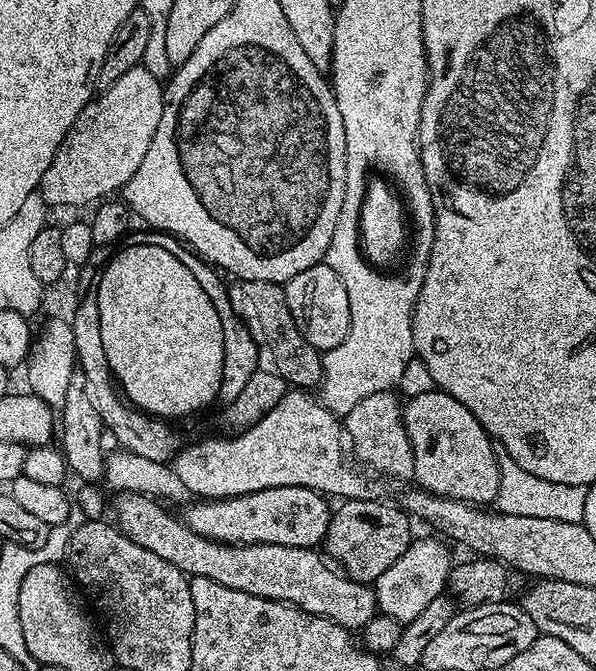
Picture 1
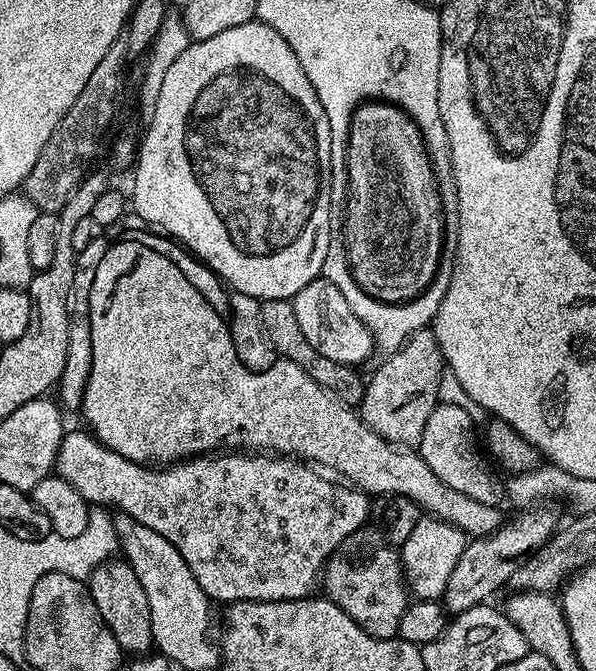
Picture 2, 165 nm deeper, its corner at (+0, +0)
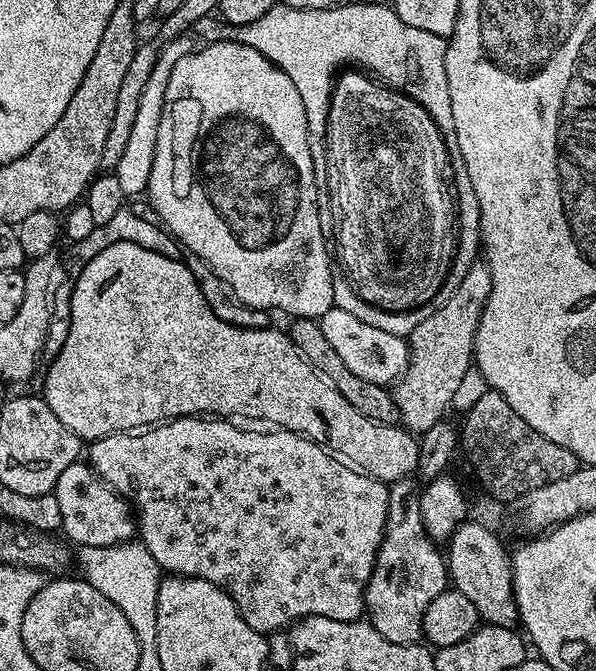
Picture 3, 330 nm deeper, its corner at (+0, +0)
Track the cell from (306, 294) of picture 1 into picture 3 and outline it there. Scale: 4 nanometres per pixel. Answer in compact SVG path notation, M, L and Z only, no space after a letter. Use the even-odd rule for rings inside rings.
M332 307L326 310L326 314L318 317L322 326L322 334L330 341L330 346L366 382L383 384L385 386L395 385L396 381L403 376L408 368L408 342L403 336L386 334L386 330L378 330L378 326L370 326L370 322L362 322L362 318L354 318L350 310Z

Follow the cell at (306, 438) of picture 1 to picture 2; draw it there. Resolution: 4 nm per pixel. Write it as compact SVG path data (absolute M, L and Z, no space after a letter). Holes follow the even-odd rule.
M120 238L109 243L106 254L103 255L102 262L99 263L98 270L95 271L94 284L90 289L89 322L94 358L86 382L82 405L84 420L89 424L85 425L101 444L107 444L110 450L122 454L128 460L137 460L139 464L145 466L167 466L187 460L189 456L203 456L213 450L271 449L273 453L291 454L293 457L303 458L316 466L325 464L326 467L341 472L345 476L341 476L345 481L351 482L361 492L367 492L373 497L405 496L410 498L429 517L445 520L448 524L455 525L469 538L489 536L502 523L501 509L497 505L478 502L474 498L469 498L467 494L462 494L460 491L446 486L446 482L442 482L442 478L438 478L438 474L434 474L434 470L430 470L430 466L426 466L426 462L420 457L419 451L405 450L403 447L384 440L378 434L374 434L374 430L367 428L353 409L340 404L330 393L322 390L322 386L318 386L318 382L314 382L314 378L310 378L310 374L306 374L306 370L302 370L302 366L278 358L268 370L255 372L247 369L235 354L234 342L231 340L229 325L226 323L225 317L216 312L214 306L210 306L210 302L206 302L206 298L202 298L202 294L198 294L198 290L194 290L190 278L186 278L186 274L182 274L182 270L178 270L178 266L174 266L174 262L170 262L170 258L157 254L155 250L150 250L150 246L139 245L135 238Z

